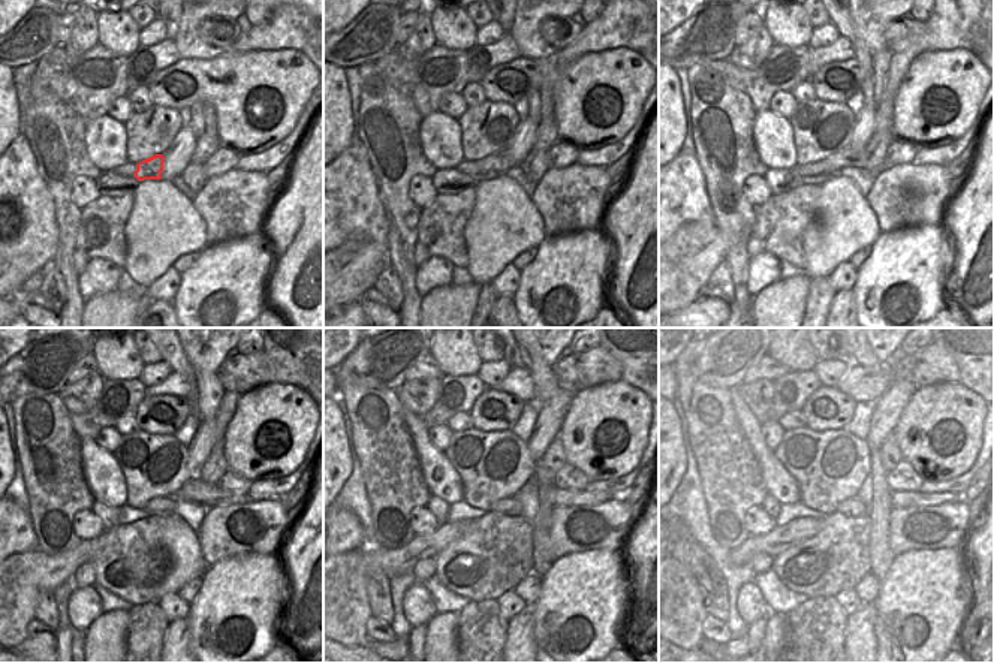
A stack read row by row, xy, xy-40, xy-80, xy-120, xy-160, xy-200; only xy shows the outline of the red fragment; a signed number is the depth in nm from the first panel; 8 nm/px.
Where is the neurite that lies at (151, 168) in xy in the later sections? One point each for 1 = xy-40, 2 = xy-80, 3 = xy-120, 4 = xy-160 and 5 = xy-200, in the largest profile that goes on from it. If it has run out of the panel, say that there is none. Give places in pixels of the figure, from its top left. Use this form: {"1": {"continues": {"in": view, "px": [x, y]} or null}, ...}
{"1": {"continues": {"in": "xy-40", "px": [497, 162]}}, "2": {"continues": {"in": "xy-80", "px": [858, 157]}}, "3": {"continues": {"in": "xy-120", "px": [195, 490]}}, "4": {"continues": {"in": "xy-160", "px": [557, 497]}}, "5": {"continues": {"in": "xy-200", "px": [898, 499]}}}

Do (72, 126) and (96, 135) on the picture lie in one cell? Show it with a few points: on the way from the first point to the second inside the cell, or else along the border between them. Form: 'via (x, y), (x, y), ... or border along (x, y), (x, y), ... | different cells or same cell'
border along (84, 123), (84, 150), (93, 165) | different cells

